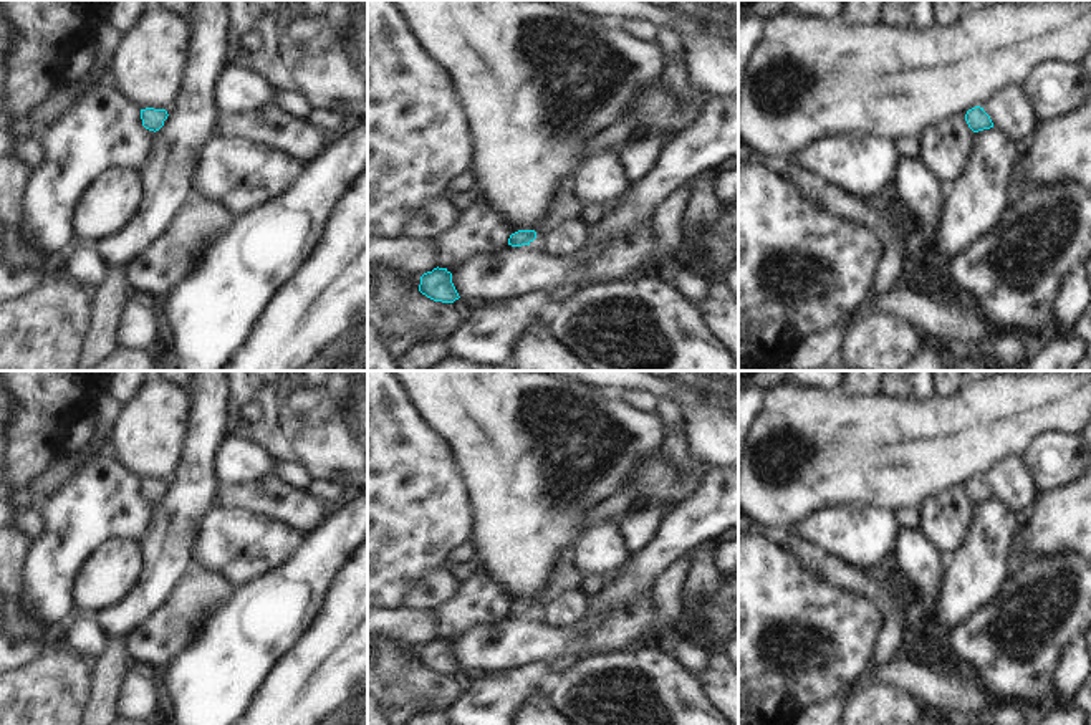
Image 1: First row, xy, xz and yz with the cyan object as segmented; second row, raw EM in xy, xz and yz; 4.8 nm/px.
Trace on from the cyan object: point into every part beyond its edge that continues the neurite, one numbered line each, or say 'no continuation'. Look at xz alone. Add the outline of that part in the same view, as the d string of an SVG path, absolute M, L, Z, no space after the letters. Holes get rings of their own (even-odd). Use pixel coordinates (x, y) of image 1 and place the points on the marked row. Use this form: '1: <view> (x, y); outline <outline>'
no continuation

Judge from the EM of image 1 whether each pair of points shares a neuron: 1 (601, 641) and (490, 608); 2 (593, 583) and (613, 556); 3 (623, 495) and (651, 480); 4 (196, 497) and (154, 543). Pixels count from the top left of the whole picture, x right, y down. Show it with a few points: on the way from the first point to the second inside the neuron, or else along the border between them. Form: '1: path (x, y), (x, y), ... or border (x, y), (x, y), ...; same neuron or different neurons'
1: border (509, 616), (469, 626); different neurons
2: border (619, 566), (583, 578); different neurons
3: border (619, 487), (628, 487), (633, 492), (633, 504); different neurons
4: path (184, 508), (166, 532); same neuron

